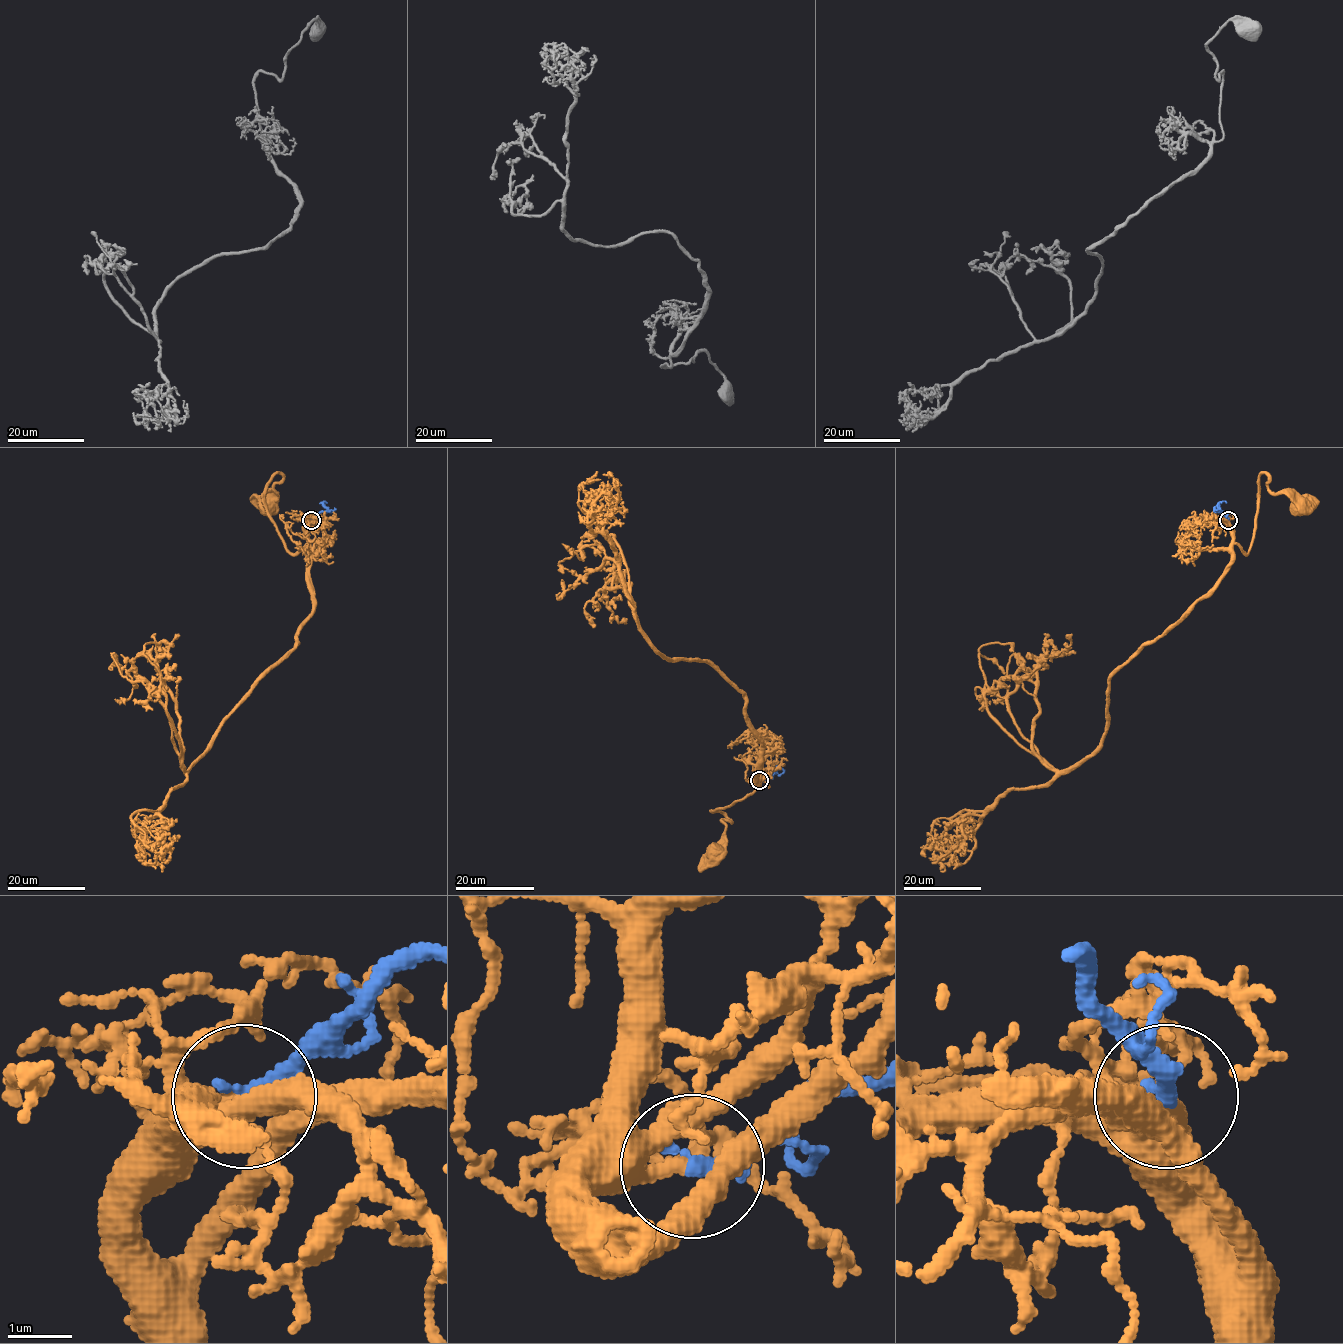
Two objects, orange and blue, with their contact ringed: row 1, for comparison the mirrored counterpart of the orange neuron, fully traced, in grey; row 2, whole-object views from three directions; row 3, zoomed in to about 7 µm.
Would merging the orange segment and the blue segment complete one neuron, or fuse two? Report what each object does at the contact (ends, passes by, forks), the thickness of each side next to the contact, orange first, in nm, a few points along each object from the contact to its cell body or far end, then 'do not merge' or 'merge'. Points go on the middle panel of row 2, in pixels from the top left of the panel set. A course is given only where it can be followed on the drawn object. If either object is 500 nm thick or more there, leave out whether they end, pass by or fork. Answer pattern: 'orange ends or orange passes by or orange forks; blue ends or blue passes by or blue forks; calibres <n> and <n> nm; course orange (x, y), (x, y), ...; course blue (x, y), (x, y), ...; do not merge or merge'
orange ends; blue ends; calibres 240 and 280 nm; course orange (759, 780), (750, 794), (712, 811), (731, 821), (722, 821), (725, 840), (715, 847), (717, 852); course blue (759, 780), (770, 776), (776, 768), (771, 772), (773, 778); merge

